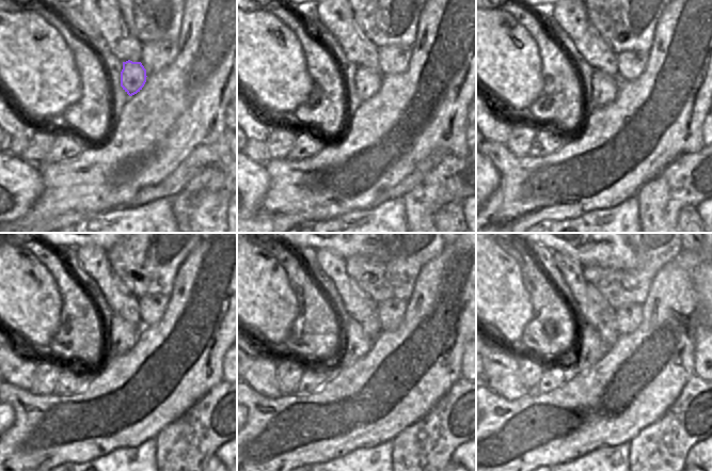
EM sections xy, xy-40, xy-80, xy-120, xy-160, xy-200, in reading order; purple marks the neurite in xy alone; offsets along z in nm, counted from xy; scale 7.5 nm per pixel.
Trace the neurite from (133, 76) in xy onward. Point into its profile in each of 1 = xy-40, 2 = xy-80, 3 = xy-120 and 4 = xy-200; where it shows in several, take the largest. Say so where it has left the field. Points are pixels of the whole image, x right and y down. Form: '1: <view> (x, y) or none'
1: xy-40 (367, 82)
2: xy-80 (605, 88)
3: xy-120 (123, 336)
4: xy-200 (591, 348)

